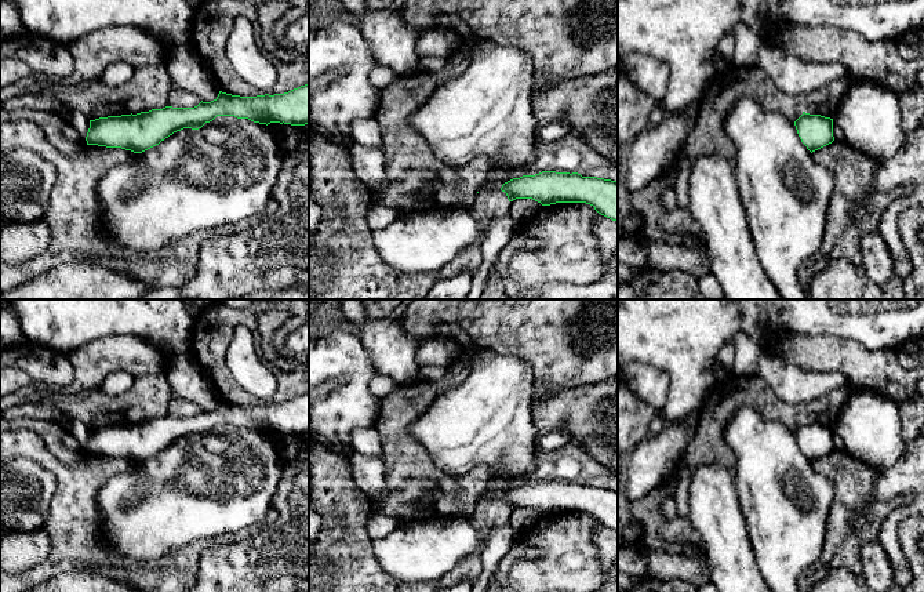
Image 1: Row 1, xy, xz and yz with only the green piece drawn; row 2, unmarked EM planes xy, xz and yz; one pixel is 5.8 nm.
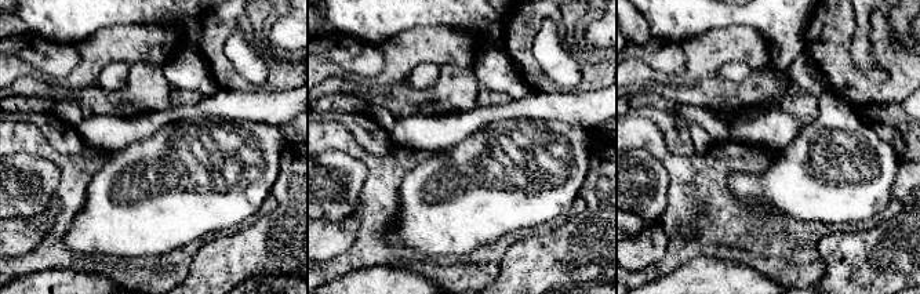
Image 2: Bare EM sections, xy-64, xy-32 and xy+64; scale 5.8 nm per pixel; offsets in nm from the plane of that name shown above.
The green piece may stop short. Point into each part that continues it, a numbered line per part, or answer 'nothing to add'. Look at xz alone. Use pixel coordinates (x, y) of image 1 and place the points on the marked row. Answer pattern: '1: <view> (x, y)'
nothing to add

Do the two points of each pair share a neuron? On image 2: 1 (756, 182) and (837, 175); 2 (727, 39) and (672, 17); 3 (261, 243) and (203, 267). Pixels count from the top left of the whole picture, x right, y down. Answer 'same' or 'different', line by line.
1: same
2: different
3: same

